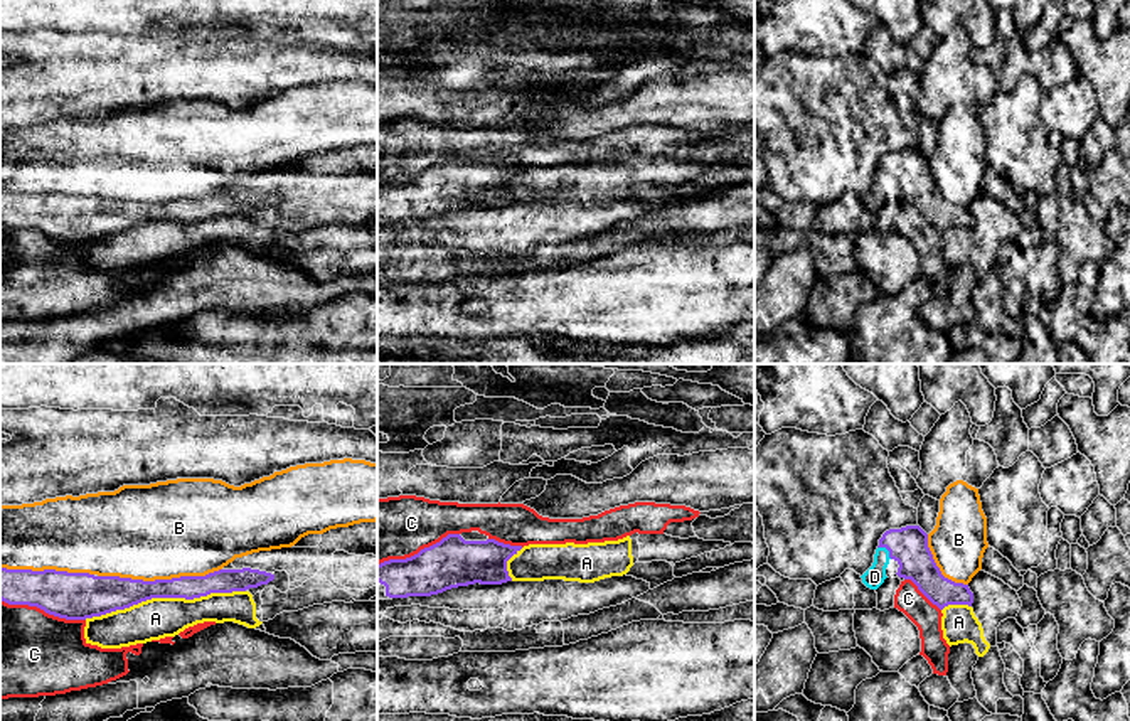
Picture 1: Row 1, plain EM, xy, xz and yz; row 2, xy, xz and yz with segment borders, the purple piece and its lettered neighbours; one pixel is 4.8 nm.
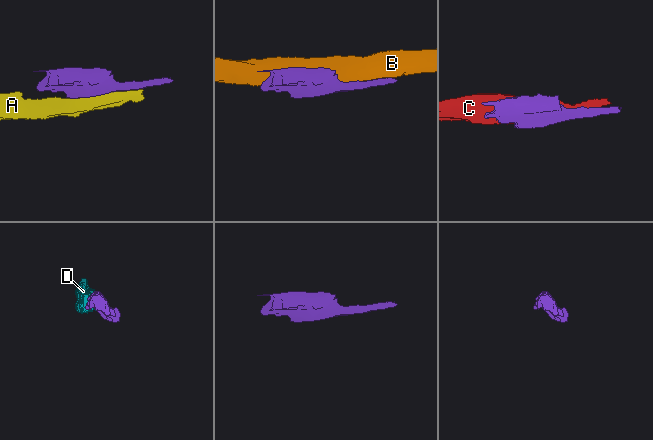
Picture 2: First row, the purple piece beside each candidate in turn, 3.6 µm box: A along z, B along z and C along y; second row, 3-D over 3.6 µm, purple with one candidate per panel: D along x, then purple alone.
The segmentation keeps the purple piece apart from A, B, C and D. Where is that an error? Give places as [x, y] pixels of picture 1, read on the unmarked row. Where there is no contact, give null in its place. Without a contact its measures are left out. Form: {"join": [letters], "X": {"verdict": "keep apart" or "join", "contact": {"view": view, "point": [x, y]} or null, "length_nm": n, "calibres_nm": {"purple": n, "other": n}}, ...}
{"join": ["D"], "A": {"verdict": "keep apart", "contact": {"view": "xy", "point": [164, 219]}, "length_nm": 800, "calibres_nm": {"purple": 170, "other": 200}}, "B": {"verdict": "keep apart", "contact": {"view": "xy", "point": [159, 202]}, "length_nm": 600, "calibres_nm": {"purple": 180, "other": 460}}, "C": {"verdict": "keep apart", "contact": {"view": "xy", "point": [42, 231]}, "length_nm": 420, "calibres_nm": {"purple": 220, "other": 440}}, "D": {"verdict": "join", "contact": {"view": "yz", "point": [886, 170]}, "length_nm": 90, "calibres_nm": {"purple": 180, "other": 100}}}

